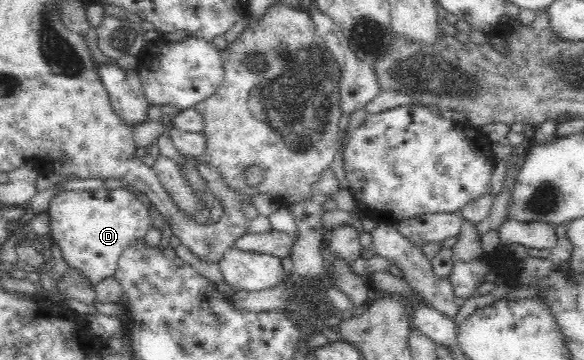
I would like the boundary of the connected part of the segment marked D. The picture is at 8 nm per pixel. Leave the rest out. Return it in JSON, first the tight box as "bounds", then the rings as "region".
{"bounds":[46,188,151,288],"region":[[[125,188],[100,191],[63,191],[50,199],[46,213],[50,227],[49,238],[58,245],[62,258],[66,261],[70,271],[78,272],[82,278],[86,278],[86,282],[92,288],[115,273],[122,253],[132,243],[142,240],[151,228],[148,207]]]}

